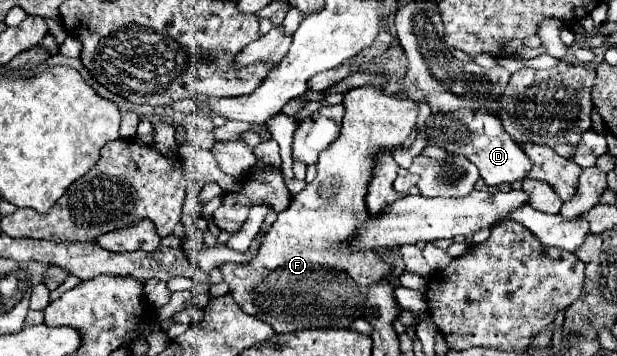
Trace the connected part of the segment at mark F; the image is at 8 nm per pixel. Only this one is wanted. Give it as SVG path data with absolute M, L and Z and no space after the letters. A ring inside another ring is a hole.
M368 82L360 88L352 88L344 94L346 116L342 120L342 132L332 146L320 152L316 164L316 178L296 196L292 196L290 206L278 214L276 222L270 226L260 254L248 264L222 264L220 272L224 282L230 286L230 294L236 298L240 308L270 324L276 332L294 332L304 328L350 328L354 320L364 316L366 308L366 292L368 286L382 280L386 276L386 268L376 252L356 250L356 252L338 252L352 236L360 230L360 222L366 218L366 192L372 180L372 170L376 164L376 156L382 150L398 150L404 140L410 136L416 116L418 104L410 98L398 98L384 94L386 82Z

